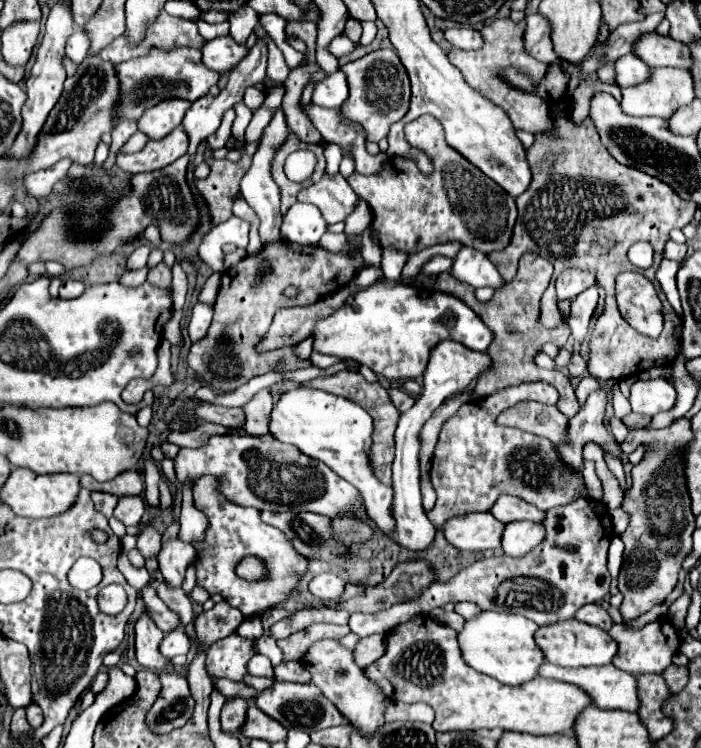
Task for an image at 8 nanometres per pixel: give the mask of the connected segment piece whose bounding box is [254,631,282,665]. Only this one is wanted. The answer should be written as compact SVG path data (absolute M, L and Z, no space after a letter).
M268 631L262 637L258 637L254 643L256 643L256 653L266 655L268 659L272 659L274 665L278 665L282 661L282 649L276 645L276 641L270 637Z

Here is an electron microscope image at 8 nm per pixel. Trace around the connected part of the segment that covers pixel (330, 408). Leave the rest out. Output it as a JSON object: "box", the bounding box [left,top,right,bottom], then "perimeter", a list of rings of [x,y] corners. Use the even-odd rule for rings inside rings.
{"box":[270,387,394,533],"perimeter":[[[298,387],[286,391],[270,413],[270,433],[282,441],[296,445],[304,455],[326,463],[336,475],[352,483],[364,497],[368,515],[386,533],[394,529],[394,519],[390,517],[392,487],[376,479],[368,451],[372,445],[372,417],[358,403],[332,395],[320,389]]]}

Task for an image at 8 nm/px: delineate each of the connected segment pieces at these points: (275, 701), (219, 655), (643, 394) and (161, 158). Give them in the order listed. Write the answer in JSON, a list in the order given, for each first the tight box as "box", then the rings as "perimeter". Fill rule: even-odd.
[{"box":[254,681,348,731],"perimeter":[[[276,681],[272,687],[264,689],[262,693],[256,695],[254,703],[272,719],[276,719],[278,723],[282,723],[286,729],[302,729],[302,731],[316,731],[316,729],[326,729],[332,725],[344,725],[348,723],[344,719],[344,715],[340,715],[340,711],[336,711],[336,707],[324,699],[324,695],[320,693],[320,689],[312,683],[280,683]]]},{"box":[206,633,254,681],"perimeter":[[[232,633],[230,637],[220,639],[210,647],[206,667],[212,677],[242,681],[242,677],[246,675],[246,663],[250,661],[252,655],[254,655],[252,641],[246,641]]]},{"box":[630,379,676,415],"perimeter":[[[638,379],[630,389],[630,405],[634,413],[656,415],[660,411],[670,411],[676,401],[676,389],[668,379]]]},{"box":[116,125,188,173],"perimeter":[[[180,125],[176,127],[176,131],[172,131],[172,135],[166,135],[164,139],[158,139],[158,141],[148,141],[144,149],[138,153],[132,153],[132,155],[118,153],[116,163],[120,169],[128,173],[144,173],[144,171],[154,171],[170,165],[186,151],[188,151],[188,135]]]}]

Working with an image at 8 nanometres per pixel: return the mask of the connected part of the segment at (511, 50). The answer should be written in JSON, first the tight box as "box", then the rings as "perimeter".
{"box":[448,19,552,133],"perimeter":[[[496,19],[490,25],[482,27],[482,39],[484,39],[484,47],[480,47],[478,51],[462,51],[462,49],[450,49],[448,51],[448,59],[450,63],[454,63],[464,79],[468,79],[468,83],[478,89],[482,95],[486,95],[488,99],[492,99],[498,107],[502,107],[506,111],[506,115],[510,117],[514,129],[522,129],[528,133],[540,133],[540,131],[550,131],[552,129],[552,121],[550,121],[550,111],[548,111],[548,101],[544,97],[540,97],[534,91],[520,91],[518,87],[512,87],[510,83],[504,83],[504,79],[500,79],[500,75],[496,75],[496,71],[502,71],[504,67],[518,67],[520,71],[524,71],[534,85],[540,85],[540,79],[546,71],[546,65],[532,59],[526,51],[524,51],[524,21],[514,23],[512,19]]]}

